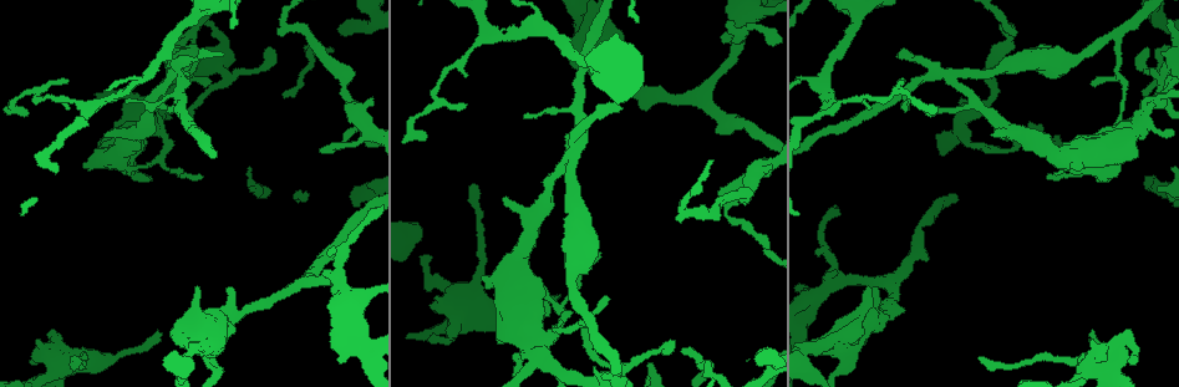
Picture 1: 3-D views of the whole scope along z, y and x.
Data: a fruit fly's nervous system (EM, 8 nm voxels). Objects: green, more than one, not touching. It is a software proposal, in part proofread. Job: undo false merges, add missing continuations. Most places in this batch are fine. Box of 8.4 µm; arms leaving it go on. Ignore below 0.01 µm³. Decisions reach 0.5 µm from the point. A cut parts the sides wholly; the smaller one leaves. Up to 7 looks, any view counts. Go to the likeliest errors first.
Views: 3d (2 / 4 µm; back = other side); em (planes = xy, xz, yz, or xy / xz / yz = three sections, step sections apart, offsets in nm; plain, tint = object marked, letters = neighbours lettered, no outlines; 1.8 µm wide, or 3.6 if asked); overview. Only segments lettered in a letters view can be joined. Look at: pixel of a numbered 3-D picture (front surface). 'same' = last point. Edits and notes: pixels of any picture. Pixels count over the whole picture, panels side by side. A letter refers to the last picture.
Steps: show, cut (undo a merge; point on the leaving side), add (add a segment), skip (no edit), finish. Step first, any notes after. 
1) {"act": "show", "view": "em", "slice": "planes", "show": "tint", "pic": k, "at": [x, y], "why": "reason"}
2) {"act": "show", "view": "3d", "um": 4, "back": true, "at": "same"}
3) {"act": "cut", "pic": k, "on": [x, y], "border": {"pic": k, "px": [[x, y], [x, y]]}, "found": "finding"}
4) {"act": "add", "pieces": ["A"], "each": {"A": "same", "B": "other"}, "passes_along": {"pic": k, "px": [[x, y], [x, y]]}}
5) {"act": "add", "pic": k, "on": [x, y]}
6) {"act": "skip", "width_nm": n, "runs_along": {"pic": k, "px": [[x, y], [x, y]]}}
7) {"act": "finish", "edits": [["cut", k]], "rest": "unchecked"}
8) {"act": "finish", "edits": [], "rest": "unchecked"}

{"act": "show", "view": "em", "slice": "planes", "show": "tint", "pic": 1, "at": [488, 40], "why": "three arms meet"}

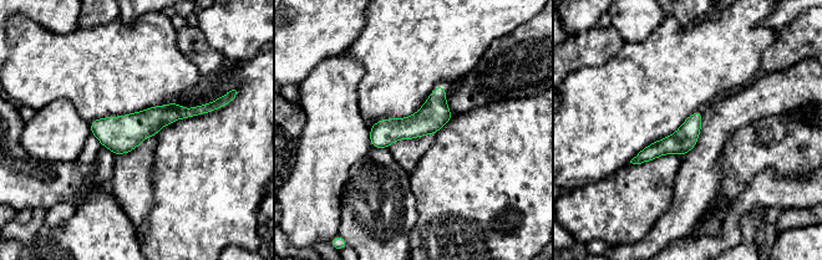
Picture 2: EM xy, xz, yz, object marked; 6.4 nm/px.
{"act": "show", "view": "em", "slice": "planes", "show": "letters", "at": "same"}

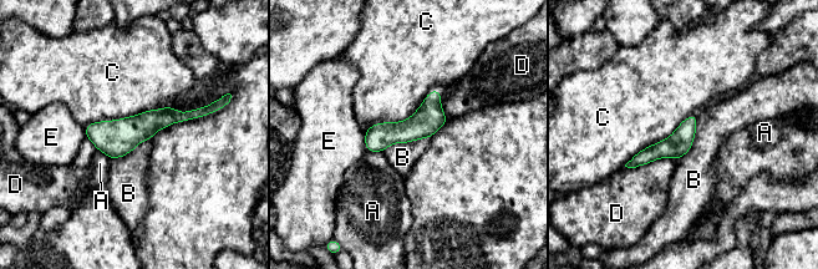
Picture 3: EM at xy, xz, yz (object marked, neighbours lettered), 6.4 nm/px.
{"act": "skip", "width_nm": 160, "each": {"A": "other", "B": "other", "C": "other", "D": "other", "E": "other"}, "border": {"pic": 3, "px": [[696, 112], [692, 146], [675, 160]]}, "found": "all the same cell"}

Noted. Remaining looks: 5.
{"act": "show", "view": "3d", "um": 4, "pic": 1, "at": [169, 81], "why": "arms run side by side"}

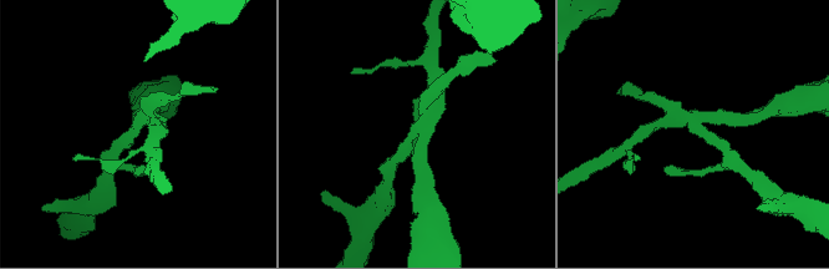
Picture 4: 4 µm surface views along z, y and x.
{"act": "show", "view": "em", "slice": "planes", "show": "letters", "pic": 4, "at": [136, 126], "arms": 4, "why": "now the EM"}

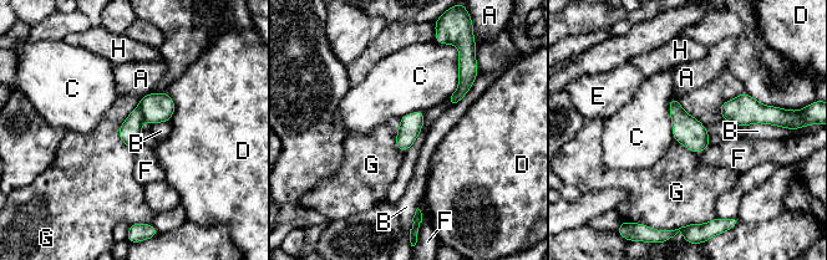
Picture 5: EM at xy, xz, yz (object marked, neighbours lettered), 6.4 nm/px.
{"act": "cut", "pic": 5, "on": [156, 107], "each": {"A": "other", "B": "other", "C": "other", "D": "other", "E": "other", "F": "other", "G": "other", "H": "other"}, "border": {"pic": 5, "px": [[137, 106], [145, 120]]}, "found": "two cells meet here"}

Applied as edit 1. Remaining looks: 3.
{"act": "show", "view": "em", "slice": "planes", "show": "plain", "pic": 1, "at": [993, 89], "why": "sharp bend"}

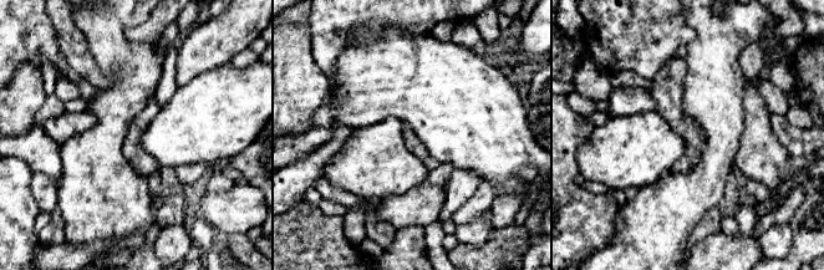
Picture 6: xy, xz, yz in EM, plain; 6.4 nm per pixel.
{"act": "show", "view": "em", "slice": "planes", "show": "tint", "at": "same", "why": "with the object marked"}

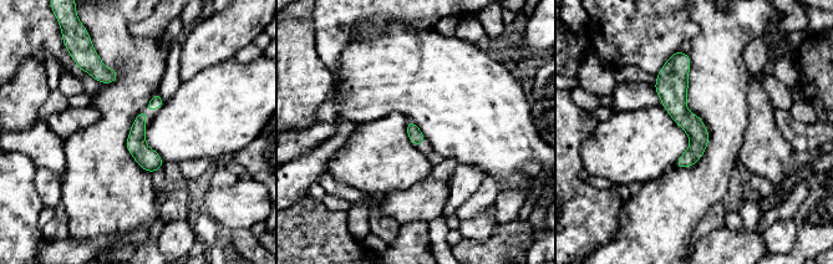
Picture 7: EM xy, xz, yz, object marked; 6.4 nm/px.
{"act": "show", "view": "em", "slice": "planes", "show": "letters", "at": "same", "why": "what lies round it"}

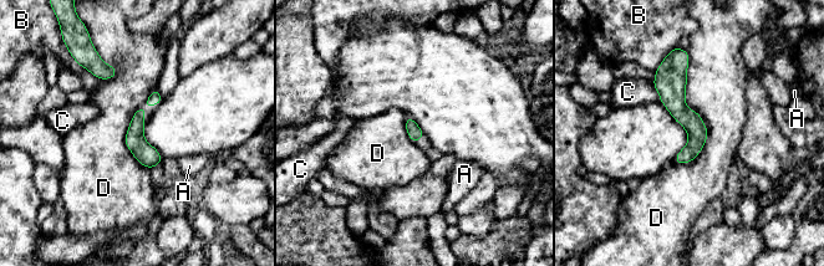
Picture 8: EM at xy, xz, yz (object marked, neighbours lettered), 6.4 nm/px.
{"act": "skip", "longest_contact_nm": ["D", 420], "each": {"A": "other", "B": "other", "C": "other", "D": "other"}, "runs_along": {"pic": 8, "px": [[680, 56], [676, 107], [693, 124], [685, 160]]}, "found": "continuous, no second cell"}

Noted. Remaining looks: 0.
{"act": "finish", "edits": [["cut", 5]], "rest": "unchecked"}

